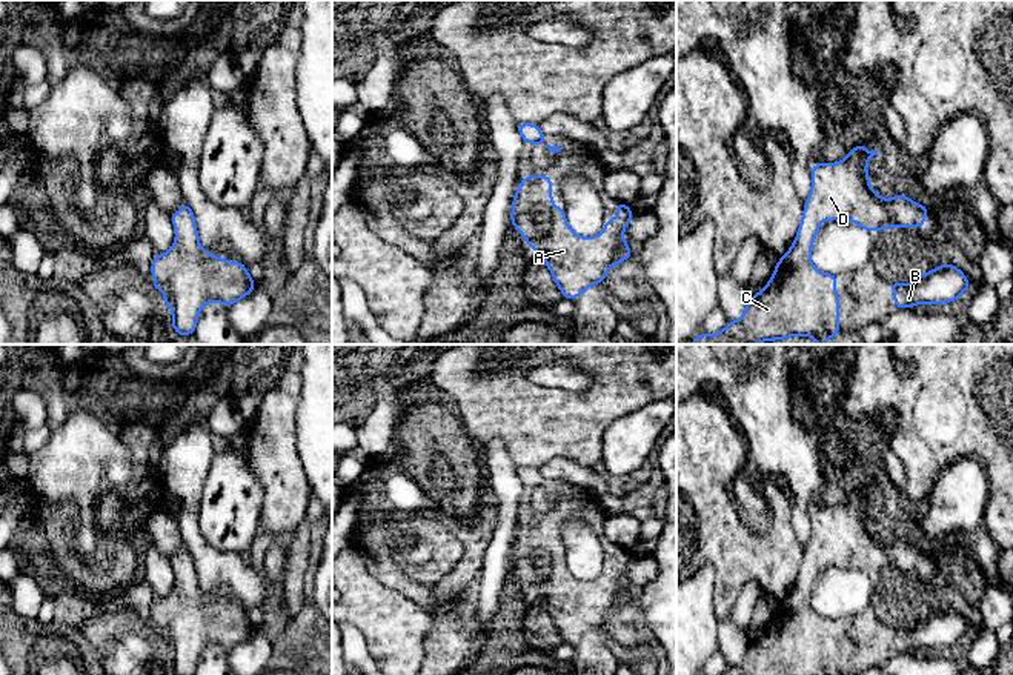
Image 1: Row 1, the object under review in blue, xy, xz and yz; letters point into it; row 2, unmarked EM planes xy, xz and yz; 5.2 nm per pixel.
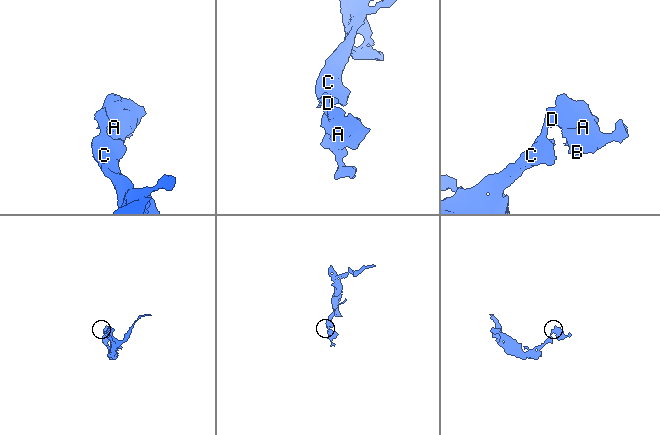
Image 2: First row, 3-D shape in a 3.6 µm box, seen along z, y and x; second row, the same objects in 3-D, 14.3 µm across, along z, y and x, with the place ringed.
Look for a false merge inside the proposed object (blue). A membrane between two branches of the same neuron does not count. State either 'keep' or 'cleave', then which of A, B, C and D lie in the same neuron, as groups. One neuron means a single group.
keep; A B C D

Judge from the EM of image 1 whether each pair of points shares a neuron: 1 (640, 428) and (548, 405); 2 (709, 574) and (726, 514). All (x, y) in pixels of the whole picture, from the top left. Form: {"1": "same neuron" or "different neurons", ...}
{"1": "different neurons", "2": "different neurons"}

